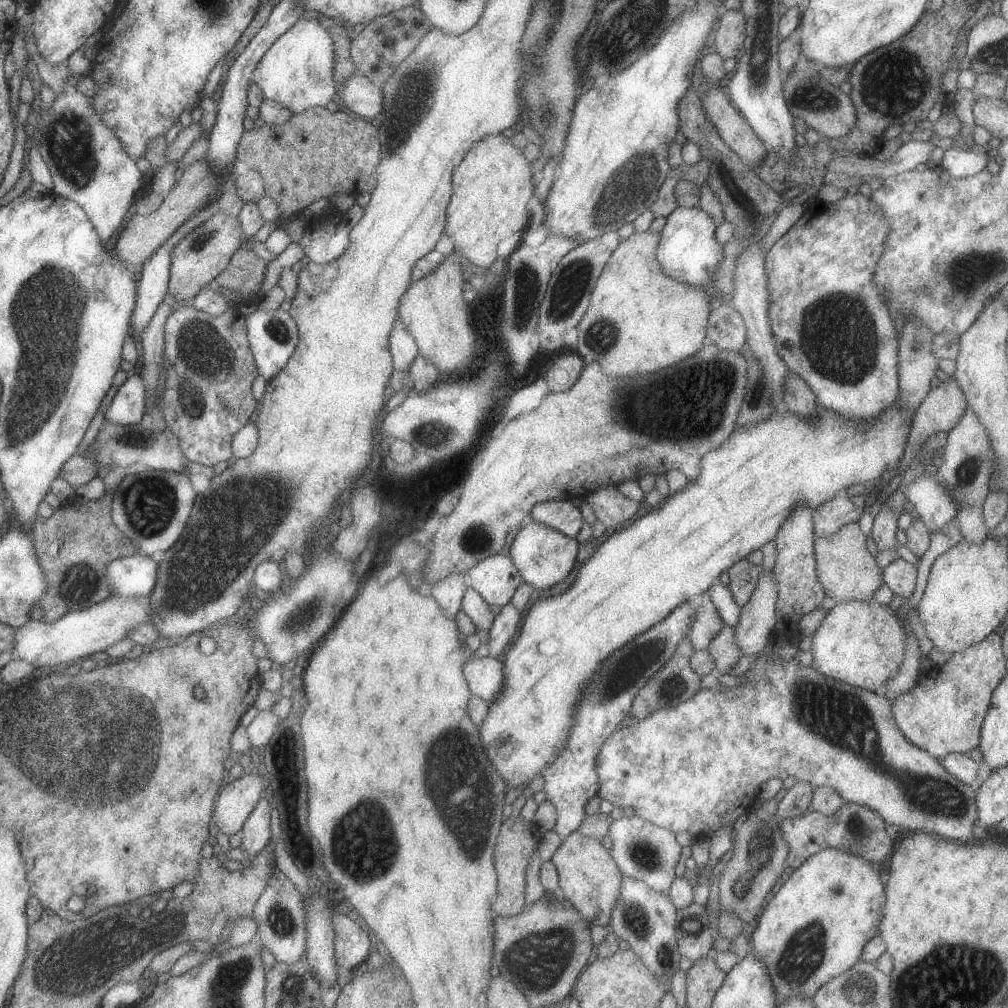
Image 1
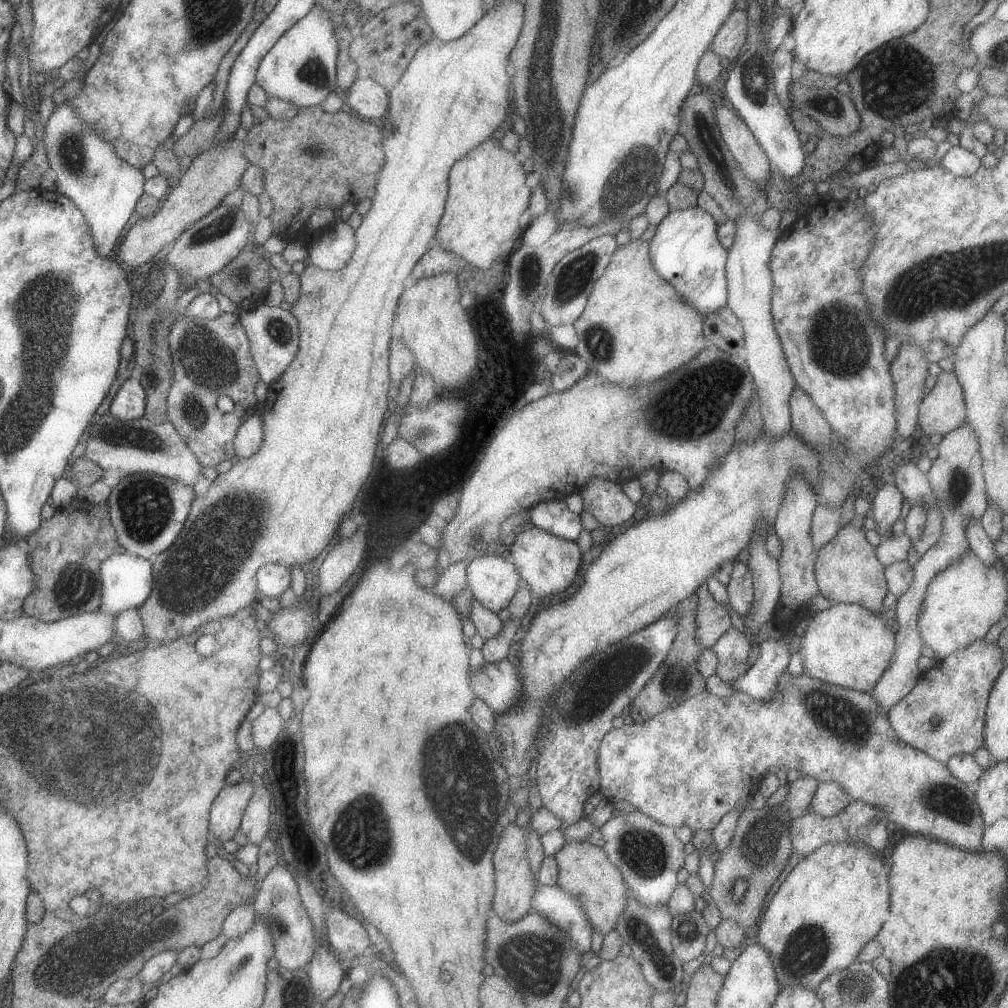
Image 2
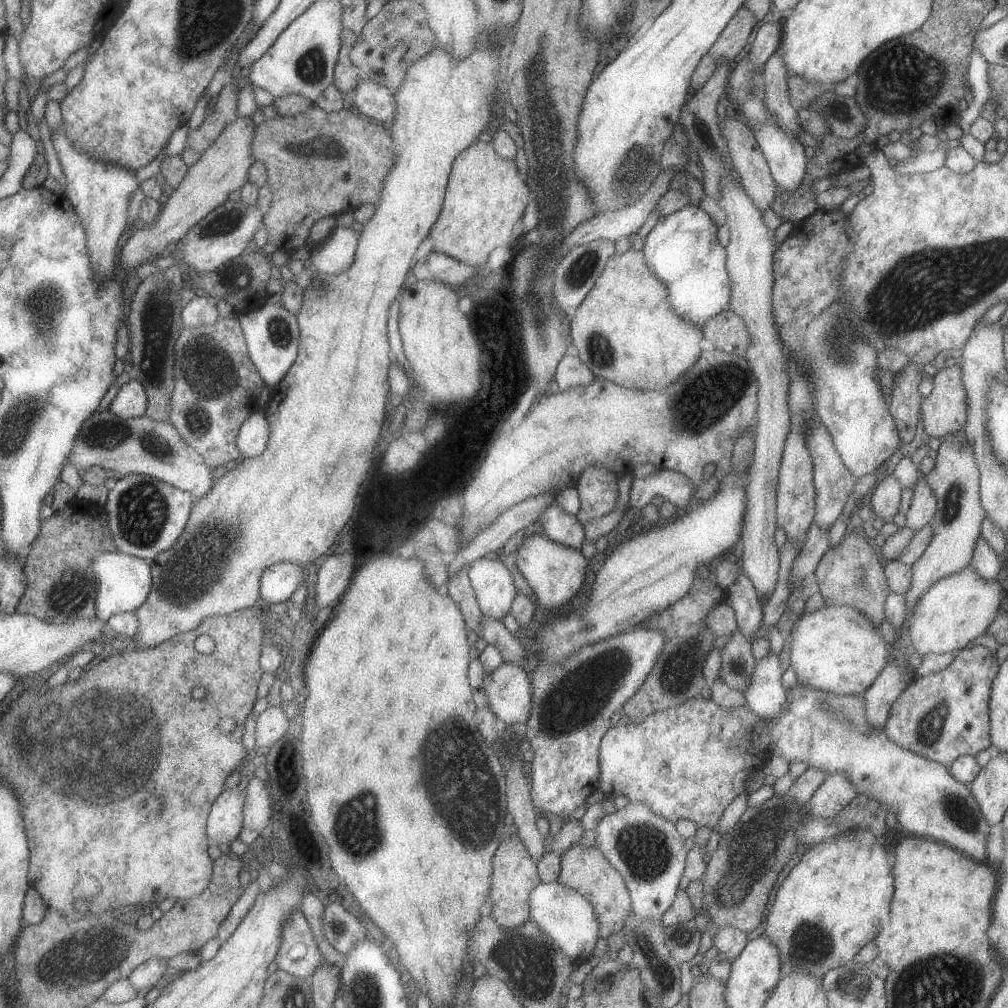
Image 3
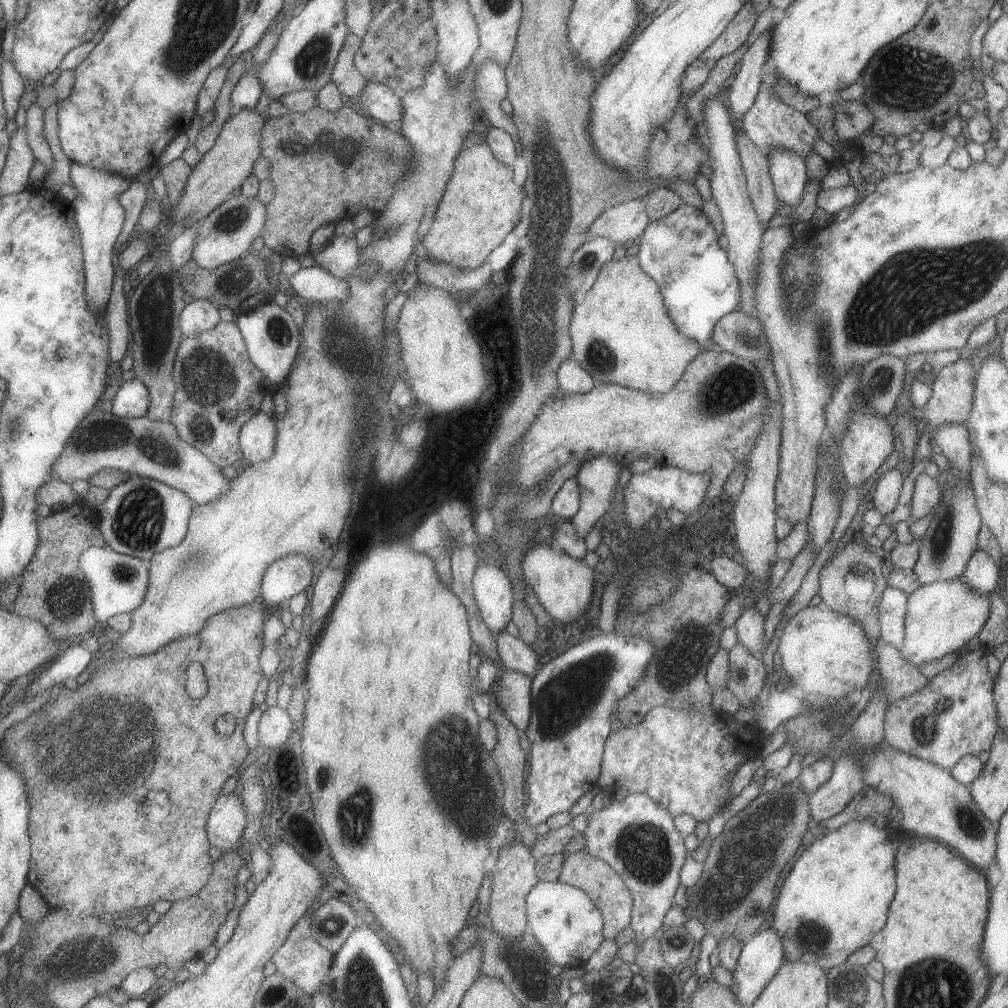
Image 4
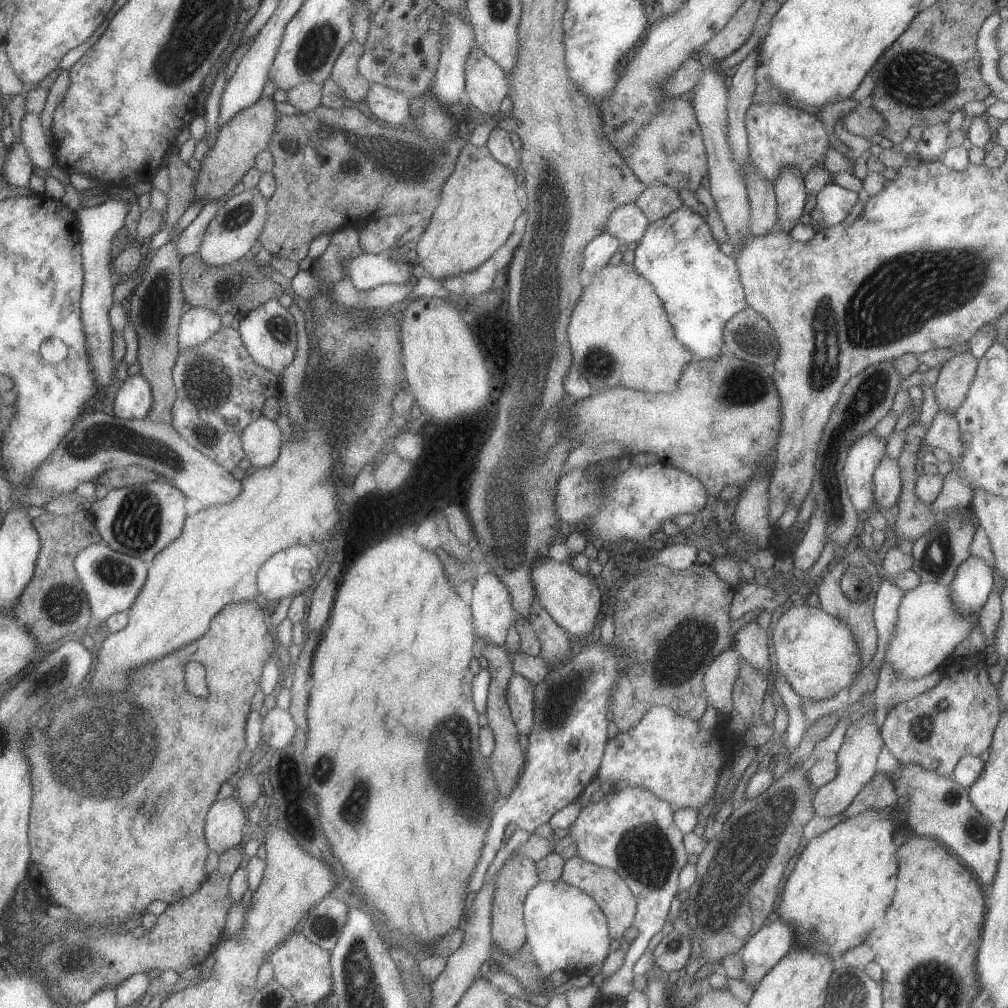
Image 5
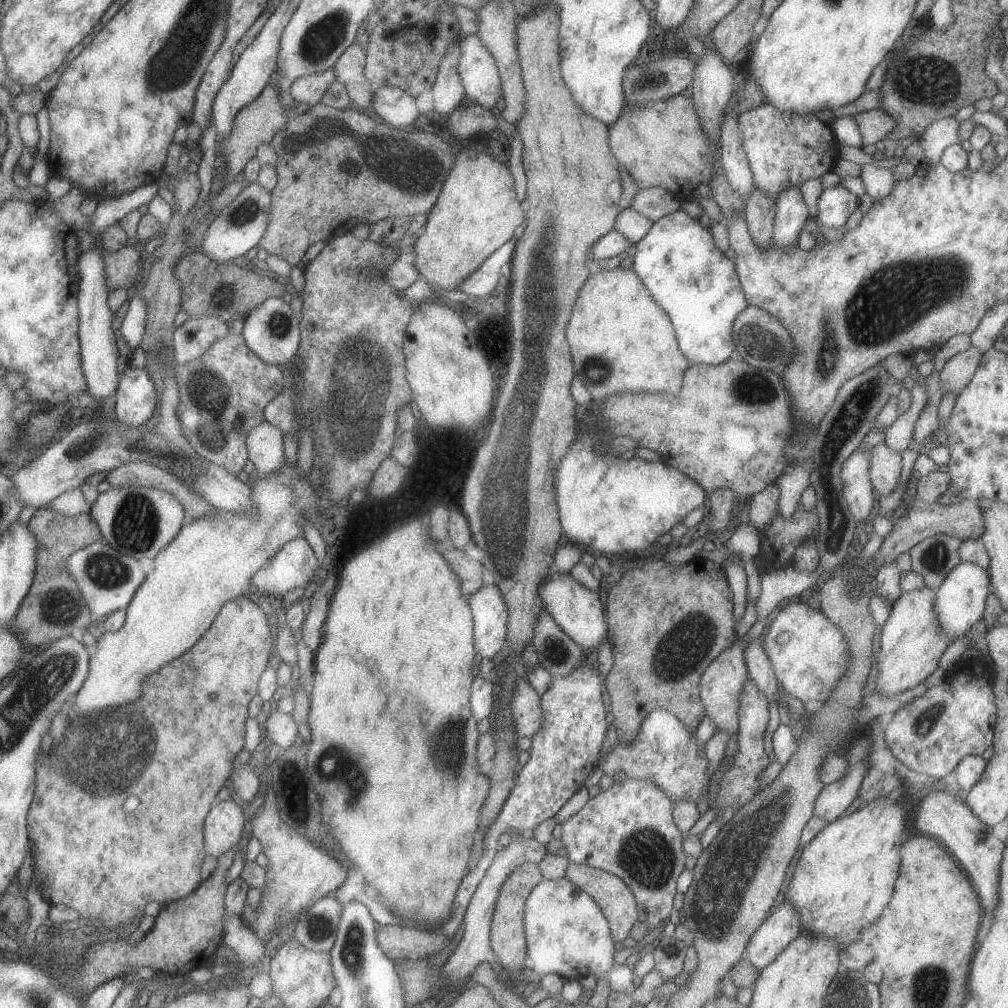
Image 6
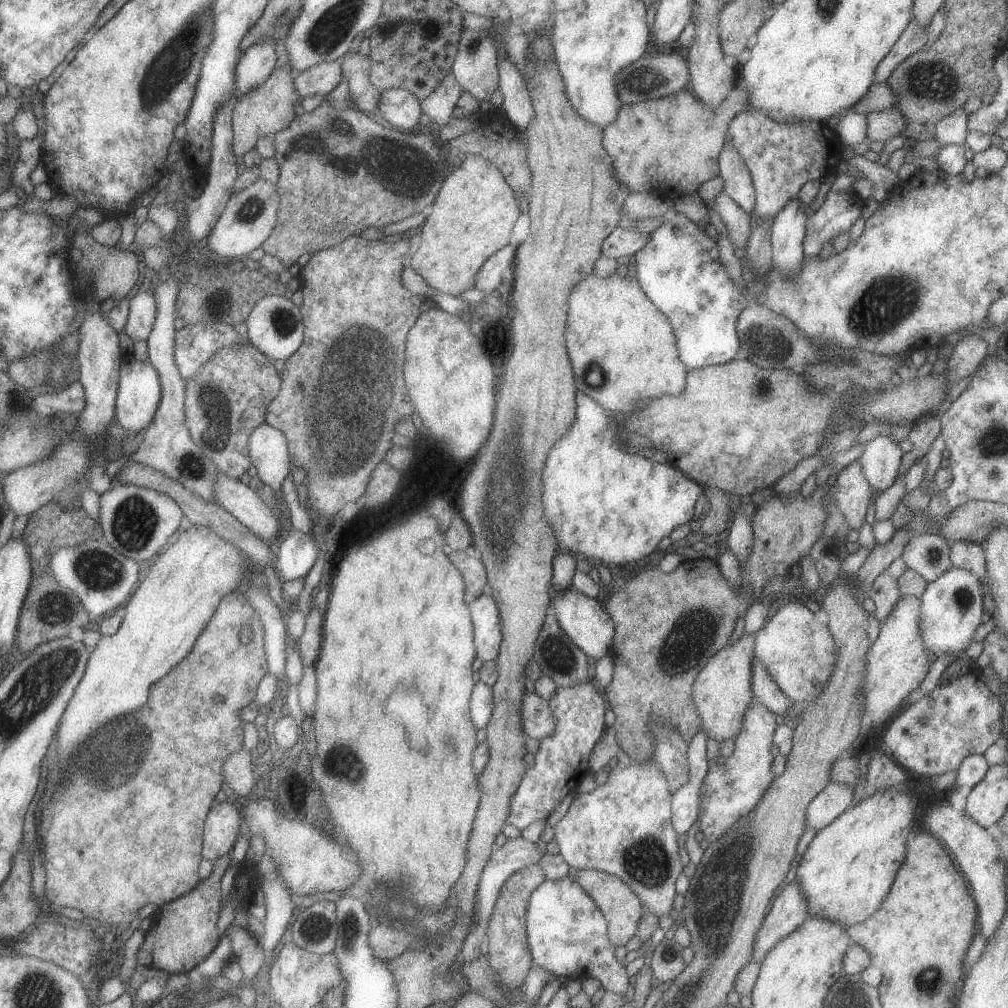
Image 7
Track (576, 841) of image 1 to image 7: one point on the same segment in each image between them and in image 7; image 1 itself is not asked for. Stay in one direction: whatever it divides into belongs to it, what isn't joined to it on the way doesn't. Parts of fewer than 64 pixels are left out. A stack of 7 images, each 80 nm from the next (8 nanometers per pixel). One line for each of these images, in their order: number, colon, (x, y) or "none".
2: (584, 870)
3: (586, 870)
4: (607, 890)
5: (604, 885)
6: (611, 893)
7: (622, 908)

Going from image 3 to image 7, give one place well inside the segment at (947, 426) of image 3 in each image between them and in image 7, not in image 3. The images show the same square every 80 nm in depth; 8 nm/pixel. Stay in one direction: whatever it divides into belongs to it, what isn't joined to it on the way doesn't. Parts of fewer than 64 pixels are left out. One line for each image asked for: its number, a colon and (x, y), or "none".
4: (953, 389)
5: (955, 378)
6: (957, 372)
7: (969, 354)

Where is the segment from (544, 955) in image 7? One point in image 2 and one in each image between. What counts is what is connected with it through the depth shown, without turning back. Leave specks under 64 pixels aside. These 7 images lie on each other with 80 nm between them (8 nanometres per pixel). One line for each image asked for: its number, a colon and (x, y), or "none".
2: (564, 911)
3: (565, 916)
4: (568, 925)
5: (566, 930)
6: (567, 933)

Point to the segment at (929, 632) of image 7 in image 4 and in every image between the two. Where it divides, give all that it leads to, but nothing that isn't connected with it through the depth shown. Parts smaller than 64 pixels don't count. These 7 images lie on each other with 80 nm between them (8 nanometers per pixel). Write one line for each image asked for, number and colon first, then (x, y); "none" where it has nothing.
4: (982, 571)
5: (974, 581)
6: (959, 602)

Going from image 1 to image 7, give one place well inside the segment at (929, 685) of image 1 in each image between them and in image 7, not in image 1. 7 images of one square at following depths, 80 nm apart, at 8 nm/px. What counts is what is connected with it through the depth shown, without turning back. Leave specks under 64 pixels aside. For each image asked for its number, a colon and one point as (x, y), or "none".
2: (944, 715)
3: (942, 716)
4: (954, 714)
5: (958, 717)
6: (956, 718)
7: (962, 717)

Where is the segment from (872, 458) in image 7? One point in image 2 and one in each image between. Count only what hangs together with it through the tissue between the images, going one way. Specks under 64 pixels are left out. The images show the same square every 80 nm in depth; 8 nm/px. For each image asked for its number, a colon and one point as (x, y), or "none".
2: (886, 506)
3: (886, 499)
4: (886, 491)
5: (887, 489)
6: (885, 470)

